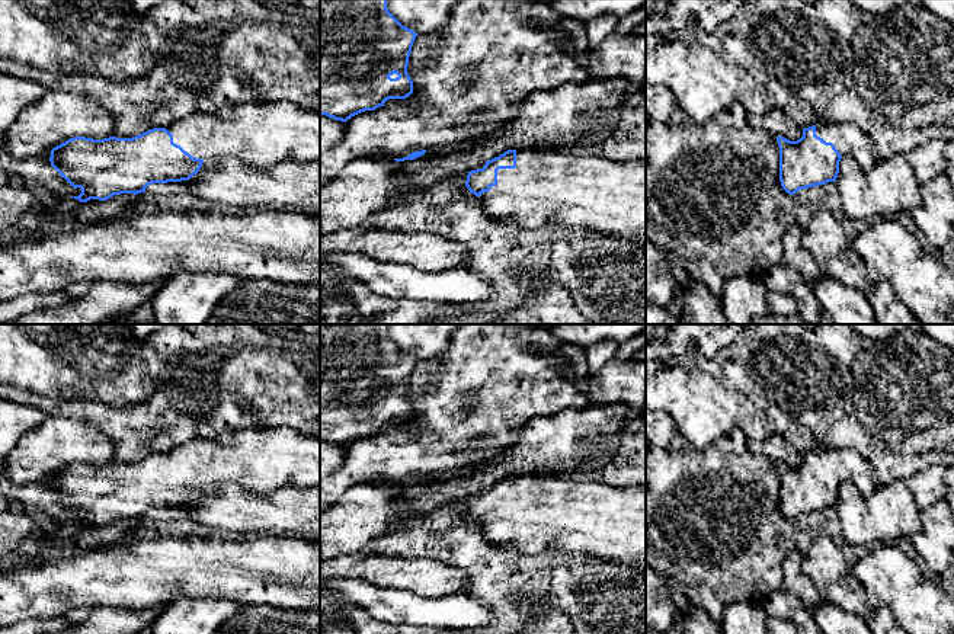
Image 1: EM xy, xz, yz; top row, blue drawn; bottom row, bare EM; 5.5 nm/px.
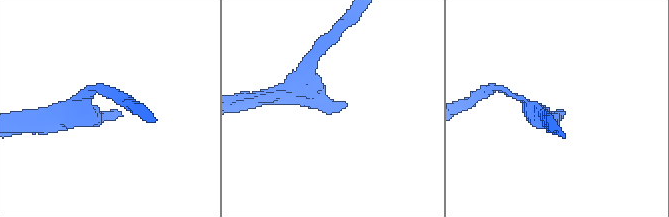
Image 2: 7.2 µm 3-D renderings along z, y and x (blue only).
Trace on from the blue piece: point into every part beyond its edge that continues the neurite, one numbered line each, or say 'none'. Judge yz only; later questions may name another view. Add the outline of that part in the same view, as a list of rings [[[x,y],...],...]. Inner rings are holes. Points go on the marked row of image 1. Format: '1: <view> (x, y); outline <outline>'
1: yz (848, 140); outline [[[819,122],[814,127],[817,137],[832,143],[842,157],[854,157],[864,172],[878,161],[874,141],[858,127],[825,122]]]

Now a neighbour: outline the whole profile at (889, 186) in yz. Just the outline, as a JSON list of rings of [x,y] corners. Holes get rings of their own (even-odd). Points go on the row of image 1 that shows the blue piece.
[[[905,154],[878,160],[867,172],[854,157],[843,156],[835,182],[841,208],[854,221],[893,218],[922,204],[921,185]]]

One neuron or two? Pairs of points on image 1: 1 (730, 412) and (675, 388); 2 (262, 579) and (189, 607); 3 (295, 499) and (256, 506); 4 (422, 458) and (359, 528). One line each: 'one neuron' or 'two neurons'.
1: one neuron
2: two neurons
3: one neuron
4: two neurons

